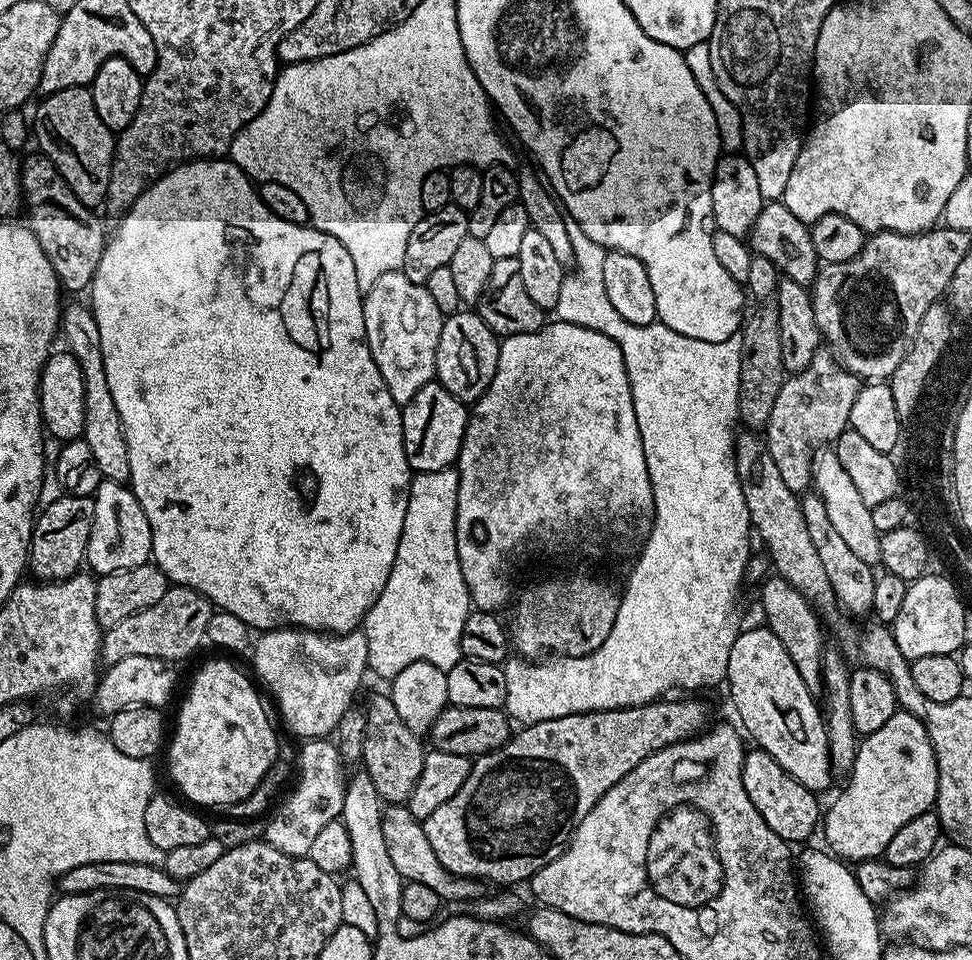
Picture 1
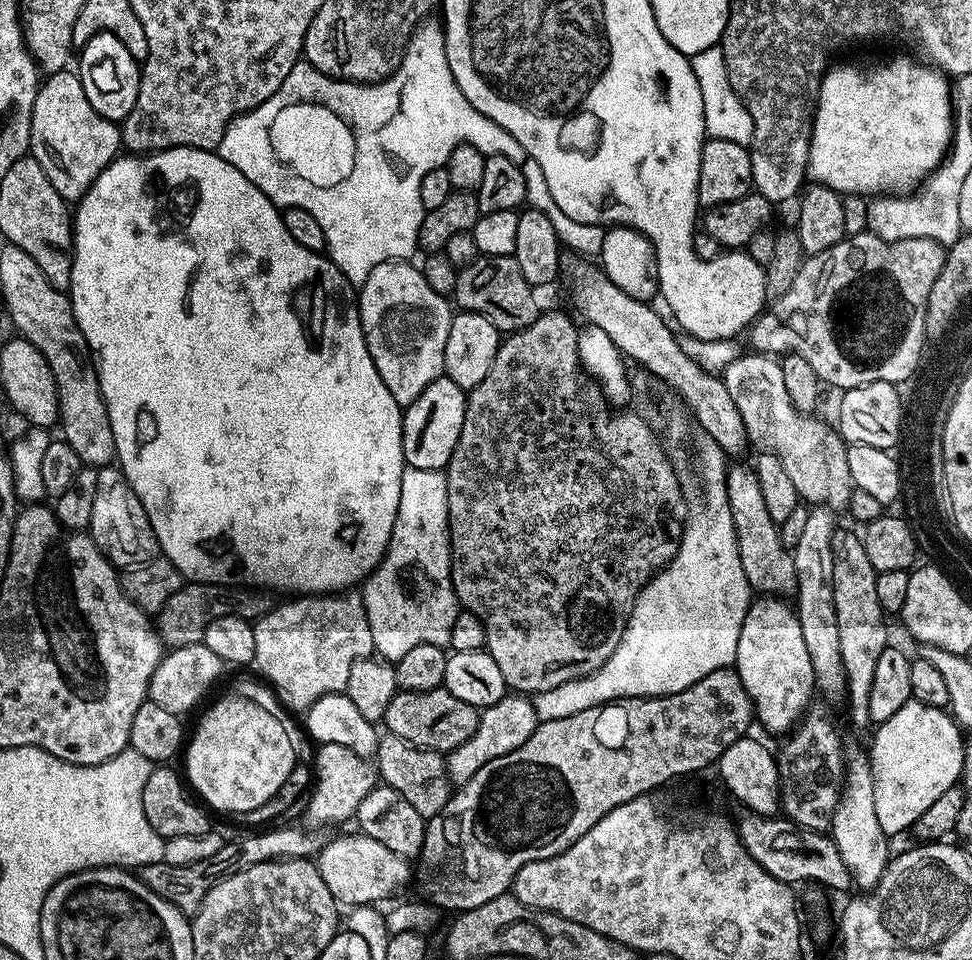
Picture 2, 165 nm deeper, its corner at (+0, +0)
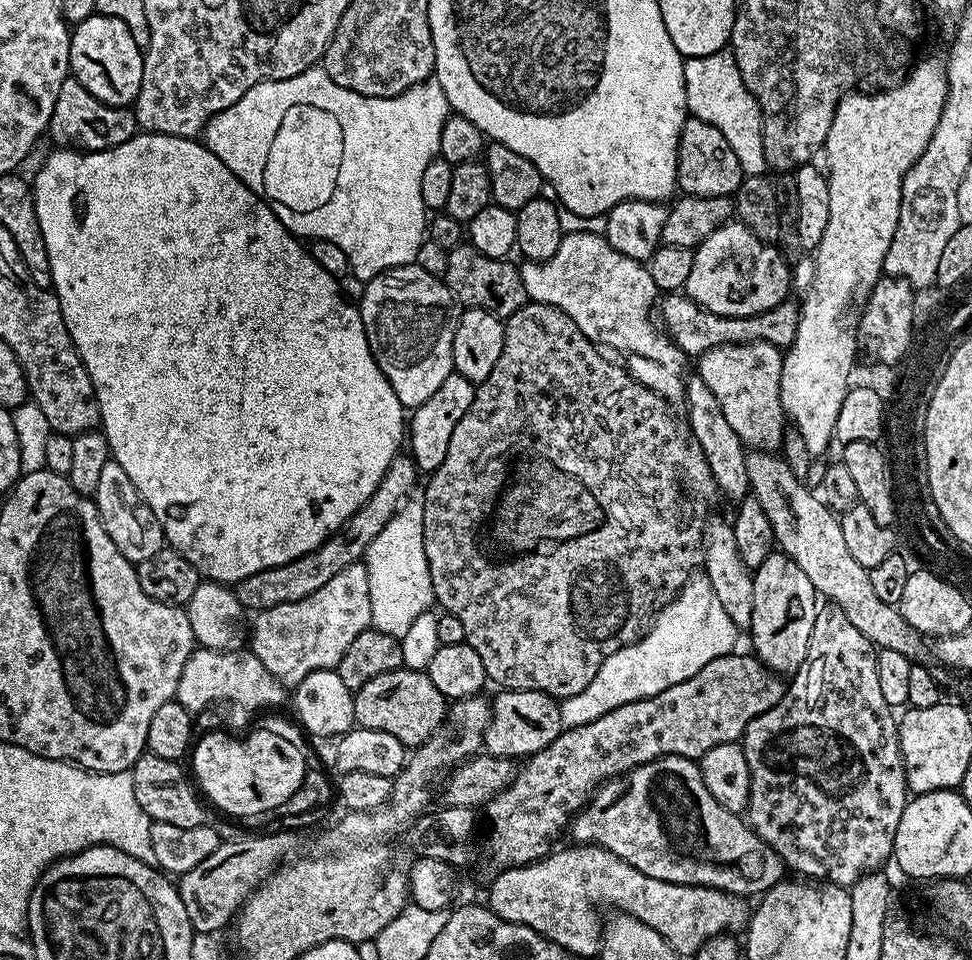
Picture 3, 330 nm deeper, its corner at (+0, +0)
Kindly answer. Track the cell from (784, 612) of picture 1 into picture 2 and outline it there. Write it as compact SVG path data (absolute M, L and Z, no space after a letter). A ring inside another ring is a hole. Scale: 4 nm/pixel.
M736 462L736 464L727 469L724 474L724 481L726 482L726 494L728 495L728 505L730 506L730 518L734 518L734 530L736 531L736 537L738 538L738 554L742 558L742 570L746 570L746 582L751 586L753 593L763 594L764 596L779 596L781 598L788 598L795 593L796 590L796 567L794 566L794 558L792 557L791 551L784 548L782 538L780 537L780 529L770 514L766 511L766 502L762 502L762 490L758 486L758 478L756 477L755 471L751 467L748 468L744 464L738 464L742 462Z

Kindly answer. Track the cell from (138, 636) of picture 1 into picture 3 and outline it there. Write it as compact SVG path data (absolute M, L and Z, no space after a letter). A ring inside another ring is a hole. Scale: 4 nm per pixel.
M398 454L390 462L382 482L378 482L378 490L364 503L343 526L343 529L331 536L318 550L310 554L302 554L302 558L294 558L294 562L283 564L270 570L262 570L258 574L250 574L250 578L240 580L234 586L238 602L249 613L255 614L262 610L270 610L274 606L282 606L286 602L298 602L314 590L326 586L330 578L335 578L346 566L361 563L364 553L368 551L370 542L378 538L382 526L394 518L394 514L405 500L413 495L412 487L416 484L418 469L411 455Z

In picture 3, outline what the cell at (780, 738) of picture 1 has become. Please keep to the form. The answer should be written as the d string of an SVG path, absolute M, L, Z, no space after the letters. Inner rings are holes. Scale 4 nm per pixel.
M774 550L752 572L754 586L754 610L752 611L752 648L756 659L777 674L795 674L804 667L806 650L810 646L810 630L814 630L814 618L818 607L816 588L802 574L791 558Z

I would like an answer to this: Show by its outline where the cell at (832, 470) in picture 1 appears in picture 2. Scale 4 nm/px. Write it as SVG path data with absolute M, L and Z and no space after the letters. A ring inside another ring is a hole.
M741 354L730 366L726 366L722 379L727 393L734 398L734 404L742 414L743 425L746 426L749 445L760 452L772 452L782 462L790 482L794 482L794 490L798 490L801 501L809 505L824 505L831 510L847 509L850 494L854 487L850 478L850 466L846 466L846 444L835 431L823 428L812 414L799 412L790 402L790 394L786 394L786 385L782 379L780 360L768 354Z

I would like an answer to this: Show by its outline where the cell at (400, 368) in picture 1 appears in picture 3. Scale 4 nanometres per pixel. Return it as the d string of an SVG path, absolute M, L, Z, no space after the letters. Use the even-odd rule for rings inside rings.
M407 264L401 268L391 268L389 272L378 274L374 279L367 281L363 288L364 297L358 300L358 307L360 309L360 317L364 323L364 329L366 330L366 338L368 339L370 350L374 354L382 374L386 374L394 394L398 394L398 402L402 402L405 410L414 410L418 406L422 406L422 402L426 402L426 398L430 398L430 394L434 394L434 390L438 390L438 386L442 386L442 381L454 371L452 366L452 347L454 346L454 330L456 329L458 319L457 302L452 297L452 291L449 290L448 285L444 283L441 277L426 274L426 270L422 270L416 264Z

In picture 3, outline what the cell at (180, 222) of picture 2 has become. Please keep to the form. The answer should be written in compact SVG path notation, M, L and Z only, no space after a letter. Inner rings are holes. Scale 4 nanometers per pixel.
M141 131L131 136L126 142L122 142L113 148L107 148L101 152L85 152L73 150L63 146L55 149L44 160L44 165L36 172L36 177L31 177L32 197L34 198L34 210L38 214L38 226L42 230L42 242L46 242L46 254L50 258L50 274L52 275L51 291L55 292L62 318L66 322L66 330L70 330L70 338L76 347L76 353L82 358L86 370L90 374L90 382L94 386L94 394L98 398L100 407L100 428L108 440L111 459L126 470L130 482L142 494L146 506L154 510L154 518L164 531L164 539L175 550L181 552L193 566L200 571L201 577L217 581L229 586L235 586L240 580L250 578L250 574L258 574L262 570L277 568L283 564L294 562L294 558L302 558L302 554L310 554L322 546L331 536L343 529L346 521L370 499L374 490L378 490L378 482L386 474L390 462L401 451L406 440L406 410L402 402L398 402L398 394L390 386L386 374L378 366L374 354L368 345L364 323L360 317L360 309L352 304L340 293L341 281L337 277L326 274L318 262L314 262L311 251L304 248L299 239L288 231L286 226L270 210L270 206L250 186L246 186L239 178L225 166L219 158L208 149L208 145L196 138L187 136L167 136L157 132Z

